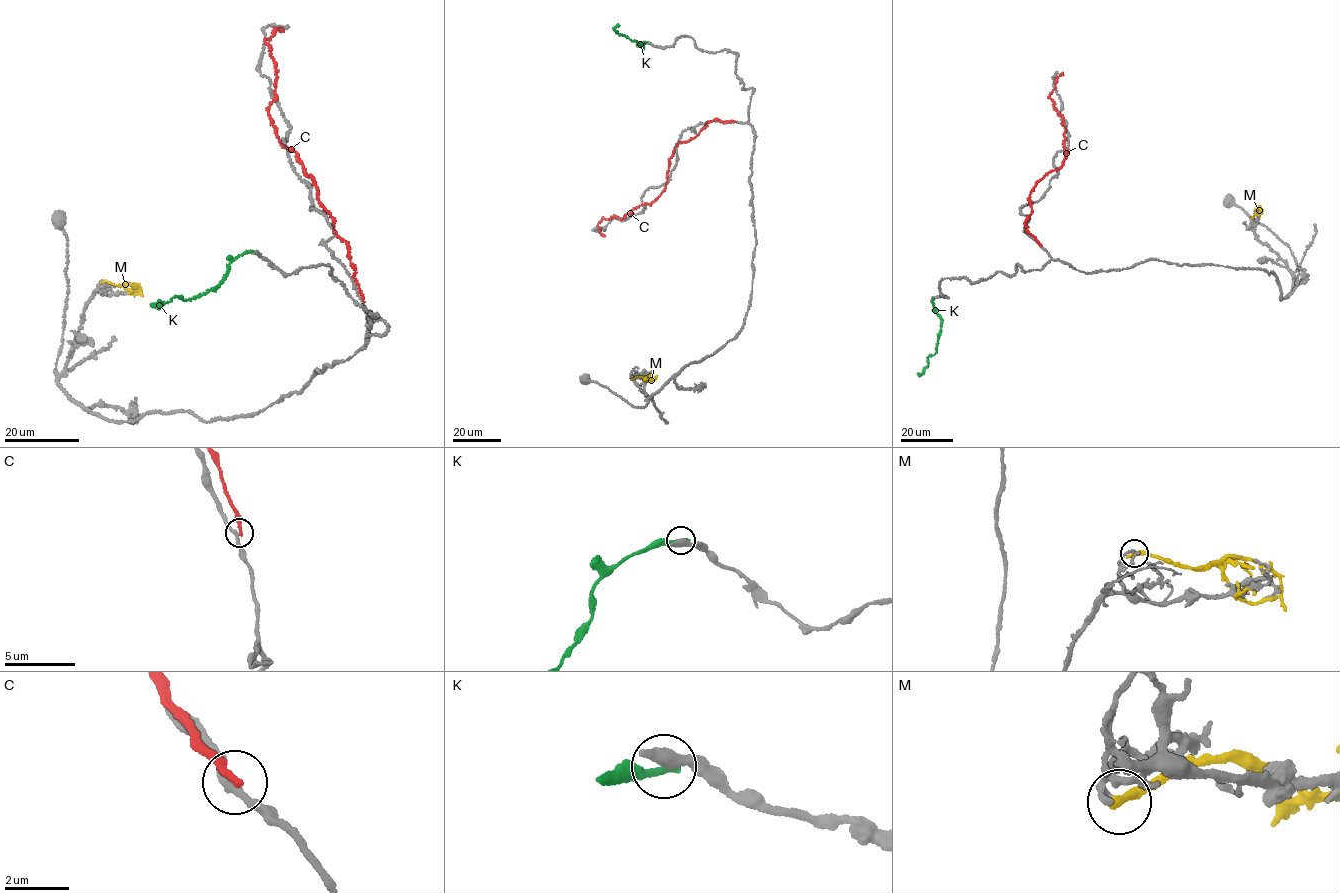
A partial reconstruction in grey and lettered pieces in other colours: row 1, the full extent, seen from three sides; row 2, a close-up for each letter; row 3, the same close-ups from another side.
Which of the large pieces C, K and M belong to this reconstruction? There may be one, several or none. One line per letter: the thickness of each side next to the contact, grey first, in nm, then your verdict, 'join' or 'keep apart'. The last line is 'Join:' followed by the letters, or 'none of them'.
C: calibres 220 and 240 nm; keep apart
K: calibres 550 and 280 nm; keep apart
M: calibres 200 and 320 nm; keep apart
Join: none of them

